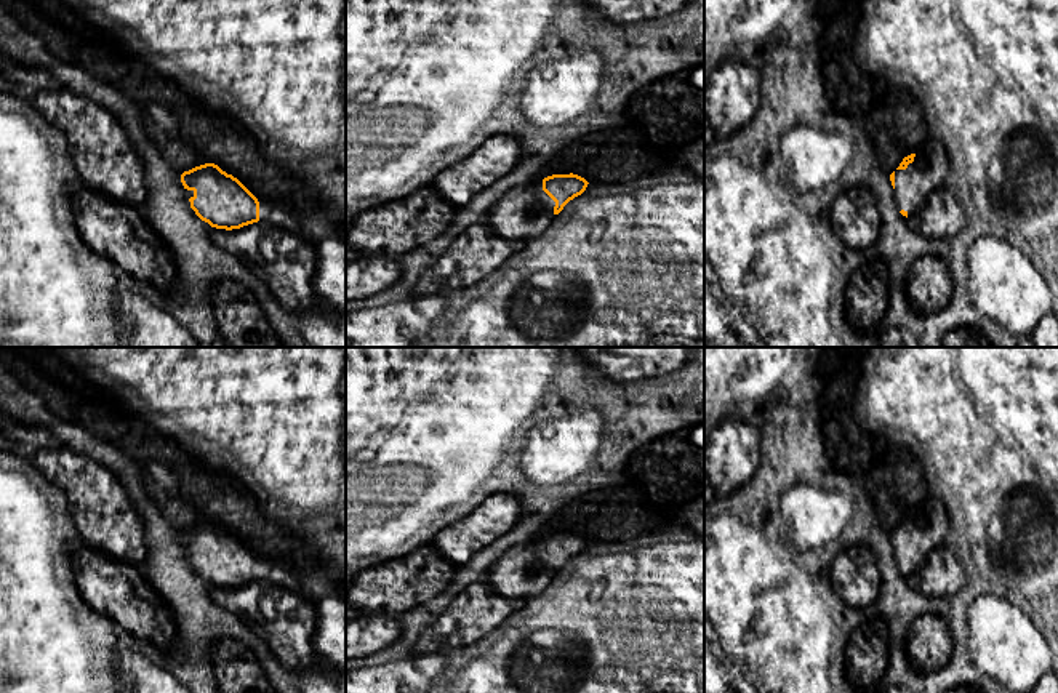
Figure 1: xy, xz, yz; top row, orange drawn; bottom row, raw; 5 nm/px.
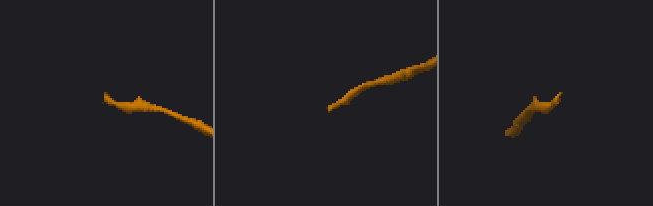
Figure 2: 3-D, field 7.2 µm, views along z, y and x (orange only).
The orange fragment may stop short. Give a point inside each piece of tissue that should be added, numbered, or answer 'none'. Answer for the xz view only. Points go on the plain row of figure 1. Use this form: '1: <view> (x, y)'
1: xz (525, 570)

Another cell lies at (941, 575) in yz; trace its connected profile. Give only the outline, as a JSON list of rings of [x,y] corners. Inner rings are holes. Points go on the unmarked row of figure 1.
[[[940,546],[930,552],[914,573],[908,575],[908,583],[927,597],[949,597],[964,586],[965,571],[956,554]]]

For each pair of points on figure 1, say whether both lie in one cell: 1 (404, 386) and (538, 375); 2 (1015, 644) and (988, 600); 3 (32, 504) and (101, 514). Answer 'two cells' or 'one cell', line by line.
1: one cell
2: one cell
3: two cells

